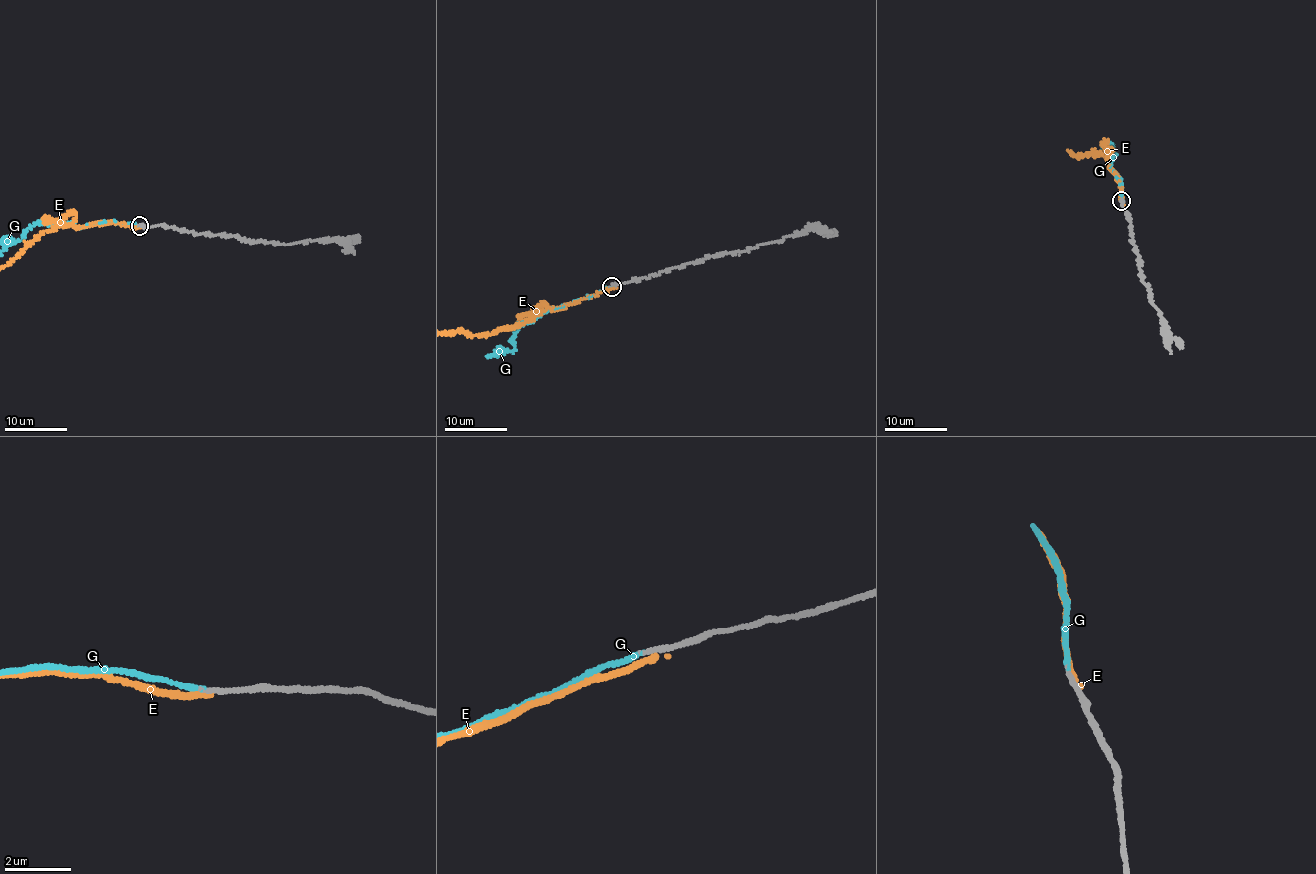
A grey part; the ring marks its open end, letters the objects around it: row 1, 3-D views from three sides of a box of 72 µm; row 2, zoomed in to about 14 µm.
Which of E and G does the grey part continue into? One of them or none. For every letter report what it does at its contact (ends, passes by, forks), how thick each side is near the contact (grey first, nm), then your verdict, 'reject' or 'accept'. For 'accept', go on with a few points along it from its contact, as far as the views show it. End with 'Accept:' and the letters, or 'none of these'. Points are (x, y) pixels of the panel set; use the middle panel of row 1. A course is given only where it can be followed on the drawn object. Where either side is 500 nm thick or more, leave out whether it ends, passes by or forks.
E: it ends there; 150 nm thick on the grey side, 190 nm on the other; reject
G: it ends there; 140 nm thick on the grey side, 140 nm on the other; accept; it runs (612, 287), (545, 310), (518, 326), (513, 350), (486, 355)
Accept: G

